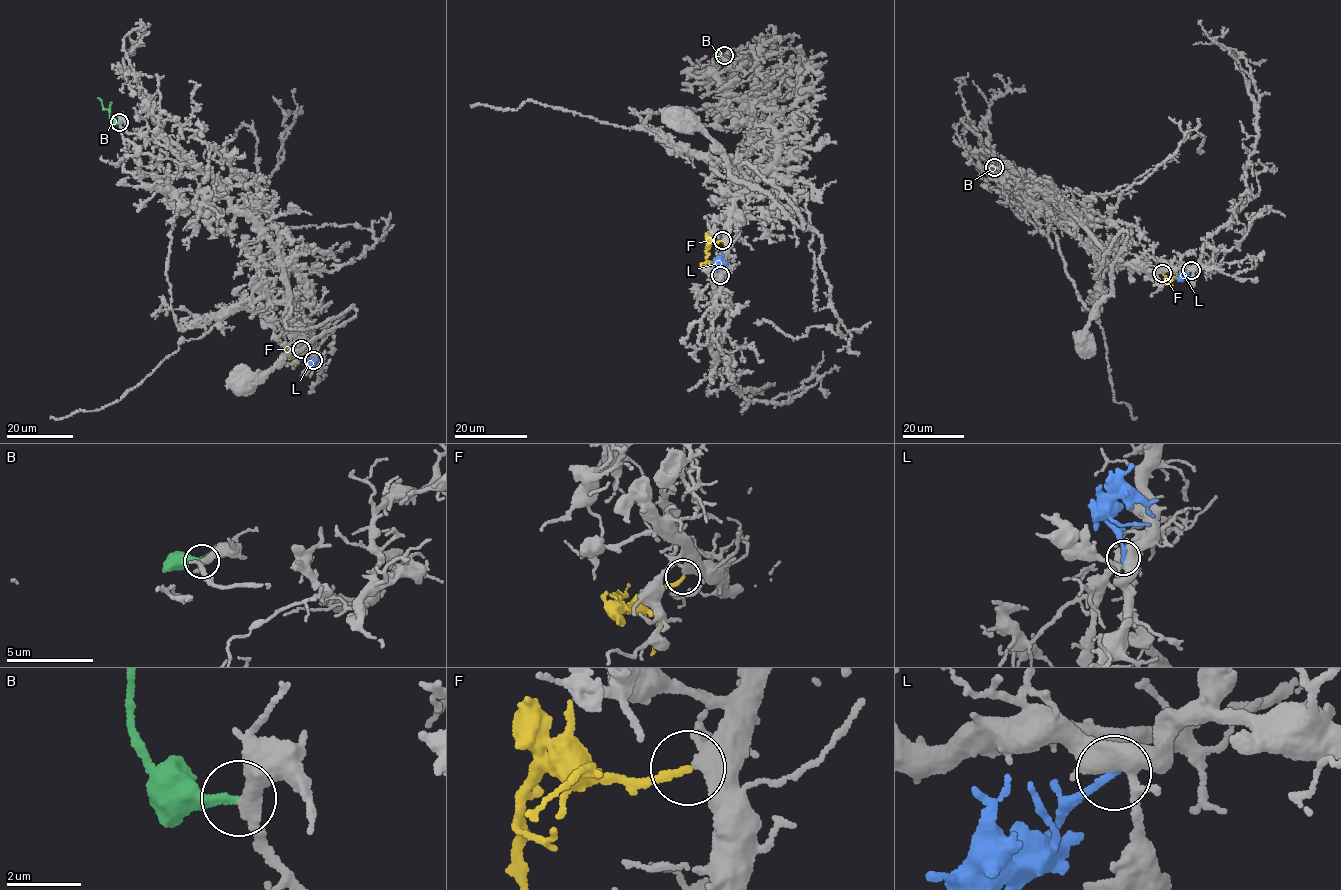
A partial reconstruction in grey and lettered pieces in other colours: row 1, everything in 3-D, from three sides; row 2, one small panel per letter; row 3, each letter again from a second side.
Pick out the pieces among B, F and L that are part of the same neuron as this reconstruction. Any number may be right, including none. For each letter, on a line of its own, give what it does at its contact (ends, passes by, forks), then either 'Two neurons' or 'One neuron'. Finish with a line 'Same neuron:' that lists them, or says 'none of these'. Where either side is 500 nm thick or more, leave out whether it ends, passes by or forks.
B: It ends there. Two neurons
F: It ends there. One neuron
L: It ends there. Two neurons
Same neuron: F

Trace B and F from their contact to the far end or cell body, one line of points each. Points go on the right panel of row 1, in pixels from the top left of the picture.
B: (994, 167), (993, 151)
F: (1162, 273), (1167, 280), (1187, 272), (1184, 267), (1188, 261)

